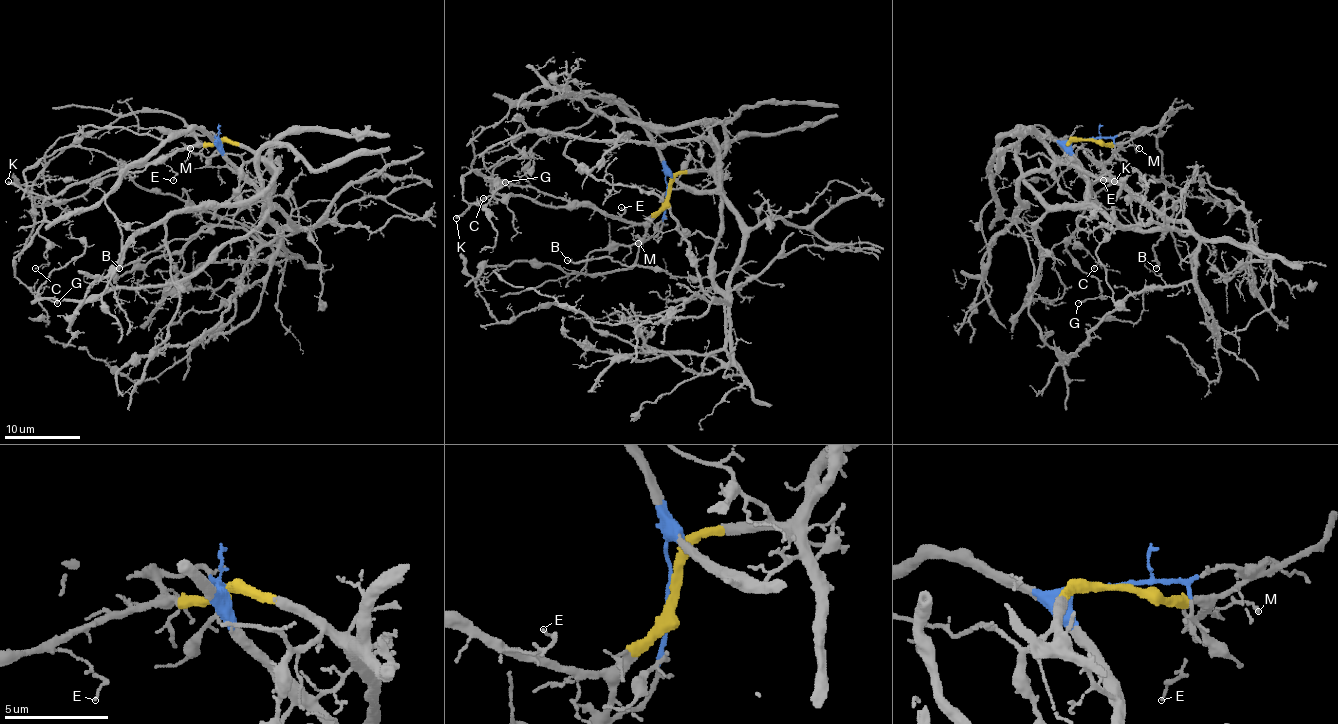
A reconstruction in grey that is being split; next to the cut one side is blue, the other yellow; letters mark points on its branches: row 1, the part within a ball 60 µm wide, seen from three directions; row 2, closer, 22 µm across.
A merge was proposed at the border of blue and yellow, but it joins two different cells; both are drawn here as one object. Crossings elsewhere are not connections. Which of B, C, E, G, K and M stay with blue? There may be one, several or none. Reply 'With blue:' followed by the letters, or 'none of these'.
With blue: B

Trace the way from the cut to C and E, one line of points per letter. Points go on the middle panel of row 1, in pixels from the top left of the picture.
C: (667, 192), (644, 222), (498, 196), (487, 178), (492, 178), (496, 199), (483, 197)
E: (667, 192), (665, 203), (644, 222), (625, 222), (610, 216), (623, 213), (621, 207)

